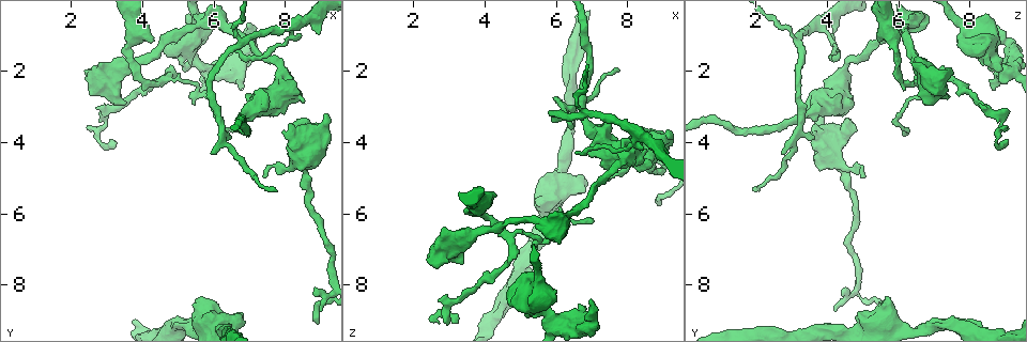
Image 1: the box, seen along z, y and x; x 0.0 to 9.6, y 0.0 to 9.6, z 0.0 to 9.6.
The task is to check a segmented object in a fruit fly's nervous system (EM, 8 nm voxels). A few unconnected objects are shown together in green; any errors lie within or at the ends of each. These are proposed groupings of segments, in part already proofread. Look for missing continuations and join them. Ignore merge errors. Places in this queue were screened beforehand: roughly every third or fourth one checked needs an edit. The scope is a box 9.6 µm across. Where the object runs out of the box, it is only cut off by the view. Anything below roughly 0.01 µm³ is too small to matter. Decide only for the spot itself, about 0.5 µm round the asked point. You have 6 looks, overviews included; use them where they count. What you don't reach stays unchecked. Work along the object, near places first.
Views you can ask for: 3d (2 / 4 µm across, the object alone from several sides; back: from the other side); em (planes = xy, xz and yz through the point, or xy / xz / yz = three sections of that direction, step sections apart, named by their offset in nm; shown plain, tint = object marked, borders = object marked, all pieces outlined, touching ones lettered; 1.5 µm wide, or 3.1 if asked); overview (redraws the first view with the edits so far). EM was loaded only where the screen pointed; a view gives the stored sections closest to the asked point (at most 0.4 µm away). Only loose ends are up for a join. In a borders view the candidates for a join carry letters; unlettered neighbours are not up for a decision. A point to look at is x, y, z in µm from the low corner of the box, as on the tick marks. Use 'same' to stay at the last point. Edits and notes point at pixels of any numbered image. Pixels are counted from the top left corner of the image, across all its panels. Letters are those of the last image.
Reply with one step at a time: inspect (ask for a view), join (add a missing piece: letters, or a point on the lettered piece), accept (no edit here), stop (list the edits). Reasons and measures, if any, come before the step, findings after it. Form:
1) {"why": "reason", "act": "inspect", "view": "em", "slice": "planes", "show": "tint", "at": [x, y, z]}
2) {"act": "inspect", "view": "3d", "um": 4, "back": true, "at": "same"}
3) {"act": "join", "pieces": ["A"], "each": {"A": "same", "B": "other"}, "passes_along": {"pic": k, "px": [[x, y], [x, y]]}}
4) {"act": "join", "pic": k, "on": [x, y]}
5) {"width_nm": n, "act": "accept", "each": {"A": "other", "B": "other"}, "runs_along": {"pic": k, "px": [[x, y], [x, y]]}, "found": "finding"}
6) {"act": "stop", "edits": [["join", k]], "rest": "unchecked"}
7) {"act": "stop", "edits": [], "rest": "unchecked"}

{"why": "thin end", "act": "inspect", "view": "em", "slice": "xz", "step": 8, "show": "tint", "at": [7.35, 4.95, 5.00]}

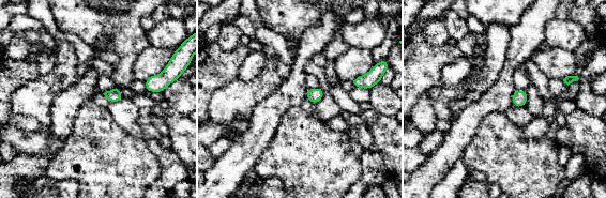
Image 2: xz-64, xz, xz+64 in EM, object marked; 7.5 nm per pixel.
{"act": "inspect", "view": "em", "slice": "planes", "show": "borders", "at": "same"}

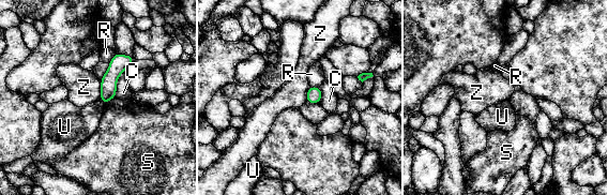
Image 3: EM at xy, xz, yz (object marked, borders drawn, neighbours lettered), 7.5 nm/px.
{"width_nm": 120, "longest_contact_nm": ["C", 190], "act": "accept", "each": {"C": "other", "R": "other", "S": "other", "U": "other", "Z": "other"}, "found": "no lettered piece goes on from it"}

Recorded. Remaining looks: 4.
{"why": "branch stops here", "act": "inspect", "view": "em", "slice": "planes", "show": "borders", "at": [6.45, 3.85, 3.60]}

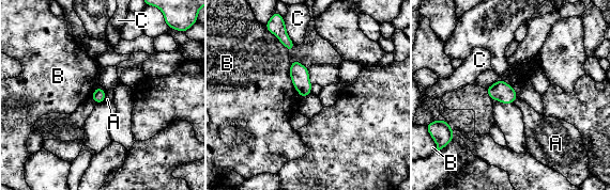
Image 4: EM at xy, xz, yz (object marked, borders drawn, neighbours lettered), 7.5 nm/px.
{"longest_contact_nm": ["B", 280], "act": "accept", "each": {"A": "other", "B": "other", "C": "other"}, "found": "none of them fits"}

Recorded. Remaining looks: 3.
{"why": "thin end", "act": "inspect", "view": "em", "slice": "planes", "show": "plain", "at": [8.80, 8.20, 4.40]}

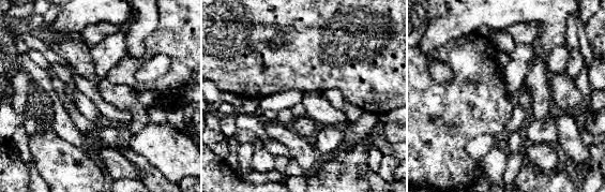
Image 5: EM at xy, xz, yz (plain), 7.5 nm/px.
{"why": "see the neighbours", "act": "inspect", "view": "em", "slice": "planes", "show": "borders", "at": "same"}

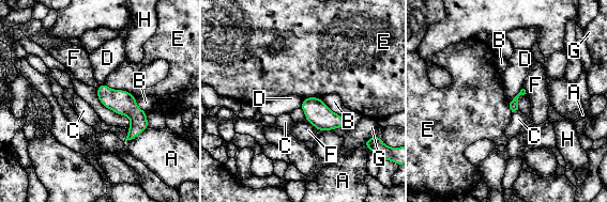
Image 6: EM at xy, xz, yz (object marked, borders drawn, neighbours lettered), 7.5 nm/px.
{"longest_contact_nm": ["B", 300], "act": "accept", "each": {"A": "other", "B": "other", "C": "other", "D": "other", "E": "other", "F": "other", "G": "other", "H": "other"}, "border": {"pic": 6, "px": [[521, 88], [507, 102]]}, "found": "none of them fits"}

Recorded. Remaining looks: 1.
{"act": "stop", "edits": [], "rest": "unchecked"}

